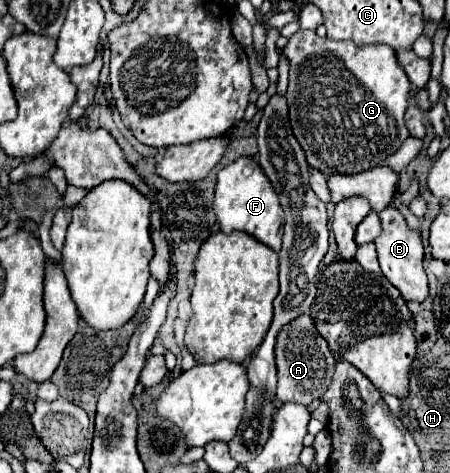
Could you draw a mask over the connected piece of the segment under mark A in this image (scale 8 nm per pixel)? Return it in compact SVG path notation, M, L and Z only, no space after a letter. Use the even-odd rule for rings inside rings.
M308 315L294 319L282 333L278 335L276 345L276 365L278 365L278 391L276 397L282 403L300 403L308 407L310 403L322 399L326 389L330 389L330 381L336 369L336 359L326 343L326 339L318 333L314 321Z

